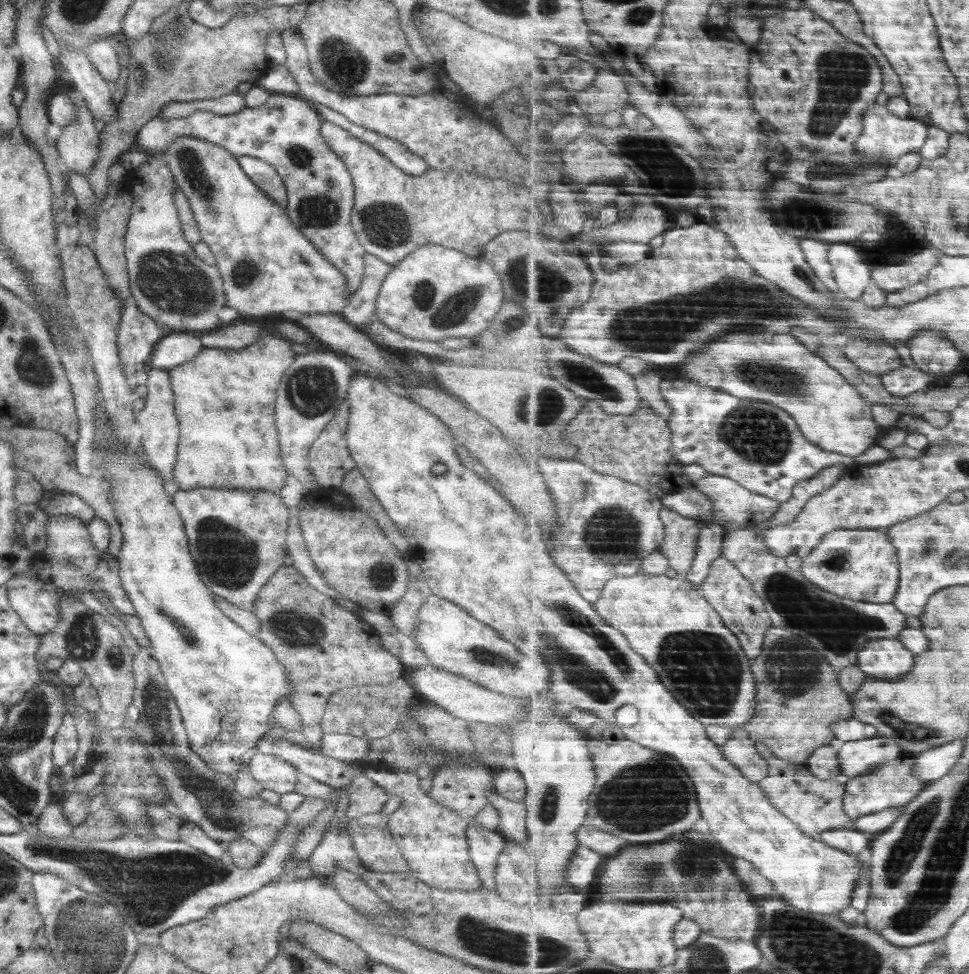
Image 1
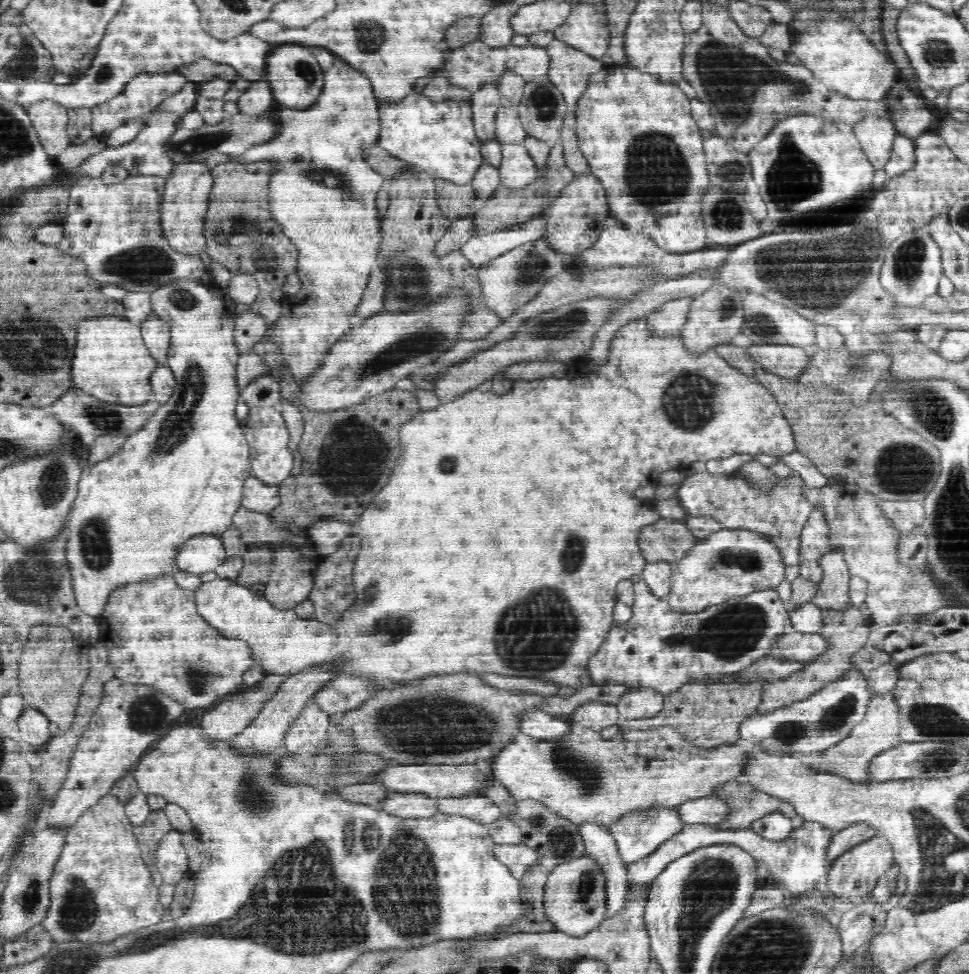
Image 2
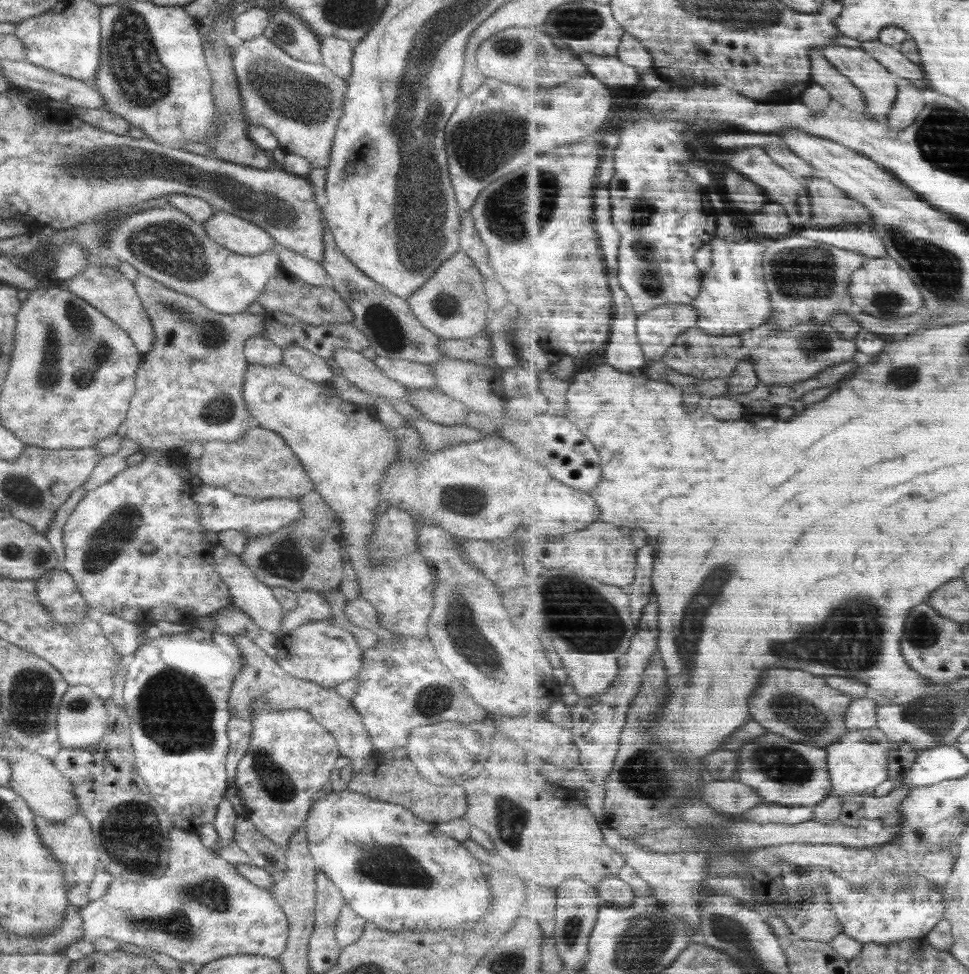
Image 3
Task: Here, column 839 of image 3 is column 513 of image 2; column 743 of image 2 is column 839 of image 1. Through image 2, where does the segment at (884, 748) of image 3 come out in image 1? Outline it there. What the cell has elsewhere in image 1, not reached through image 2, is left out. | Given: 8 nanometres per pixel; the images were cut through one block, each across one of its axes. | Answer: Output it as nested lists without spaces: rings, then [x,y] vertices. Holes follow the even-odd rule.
[[[881,734],[872,739],[861,739],[839,744],[841,758],[841,772],[843,779],[854,779],[860,776],[872,775],[881,768],[882,764],[888,764],[899,760],[904,755],[901,745],[896,740]]]

